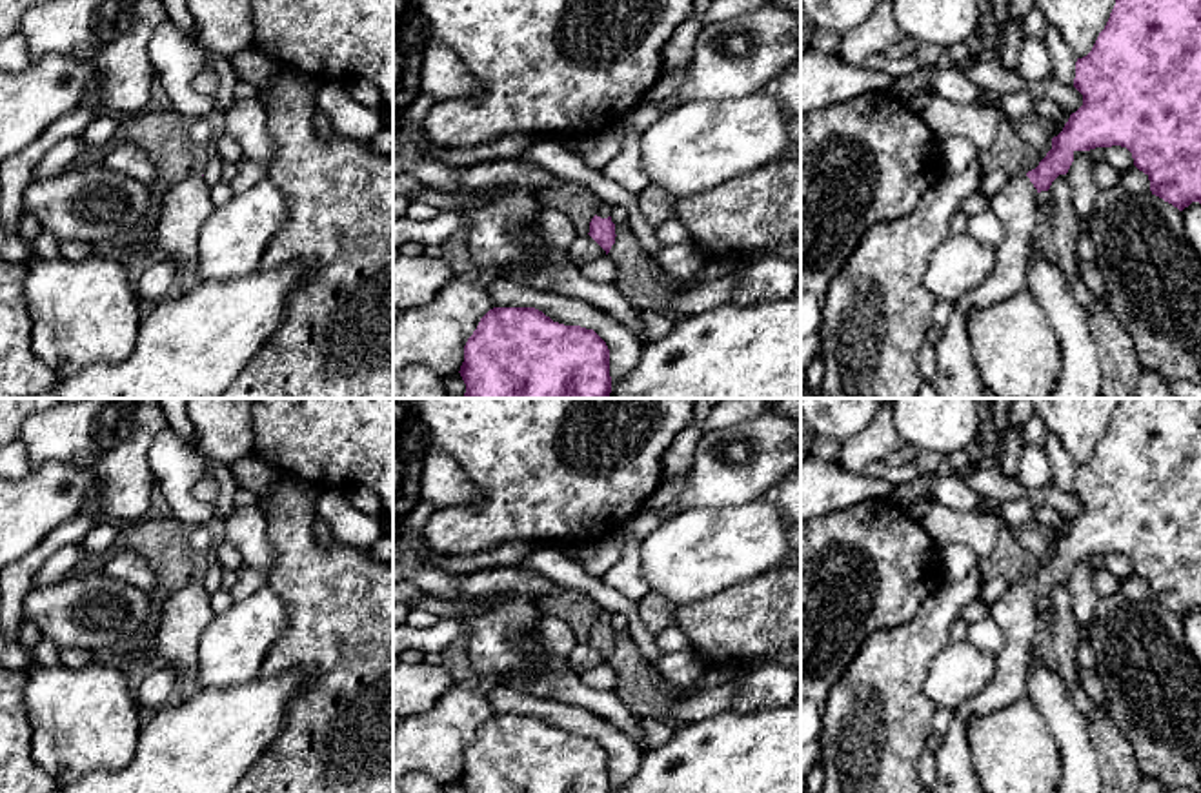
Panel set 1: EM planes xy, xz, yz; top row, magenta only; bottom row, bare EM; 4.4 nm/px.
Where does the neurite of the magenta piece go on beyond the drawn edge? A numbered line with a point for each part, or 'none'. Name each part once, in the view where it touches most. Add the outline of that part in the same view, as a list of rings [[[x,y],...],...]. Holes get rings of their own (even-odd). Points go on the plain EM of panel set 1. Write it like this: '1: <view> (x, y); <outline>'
1: yz (1016, 613); [[[1026,582],[1012,584],[990,604],[990,617],[1004,631],[1004,647],[997,653],[992,682],[968,700],[943,735],[934,753],[937,784],[932,793],[983,793],[972,764],[968,720],[1003,709],[1026,697],[1026,675],[1032,649],[1037,646],[1037,597]]]

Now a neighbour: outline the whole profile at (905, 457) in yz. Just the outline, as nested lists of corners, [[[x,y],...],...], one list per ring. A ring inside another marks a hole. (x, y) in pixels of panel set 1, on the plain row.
[[[906,444],[903,449],[890,453],[883,464],[897,467],[912,467],[915,462],[915,447]]]

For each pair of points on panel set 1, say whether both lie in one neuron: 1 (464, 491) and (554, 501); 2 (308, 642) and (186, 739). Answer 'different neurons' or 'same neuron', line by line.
1: different neurons
2: different neurons

